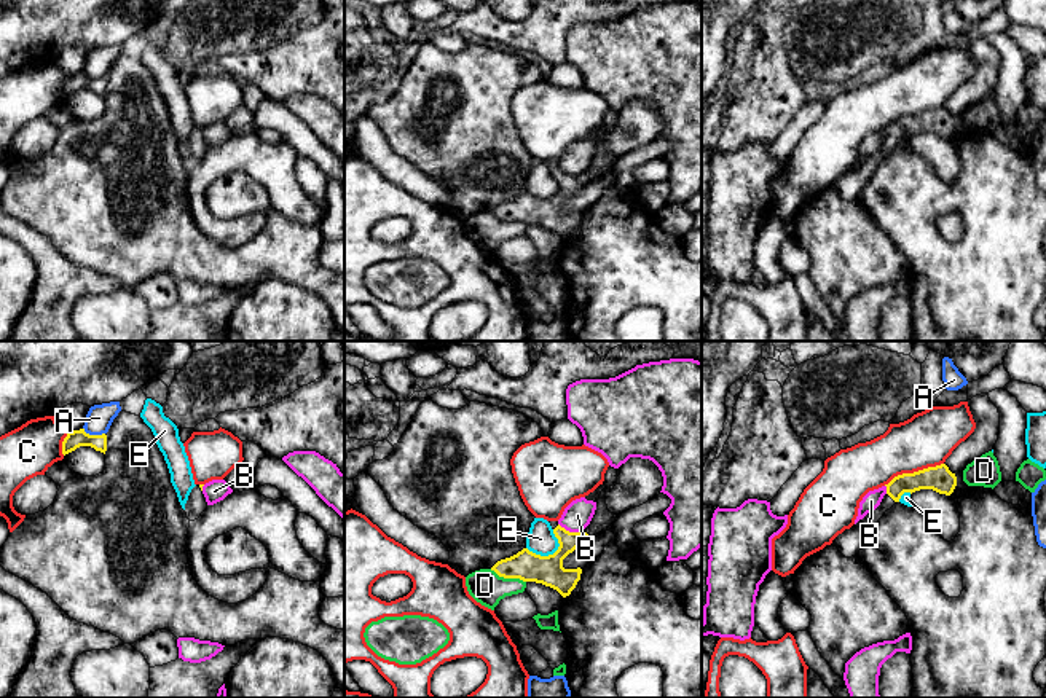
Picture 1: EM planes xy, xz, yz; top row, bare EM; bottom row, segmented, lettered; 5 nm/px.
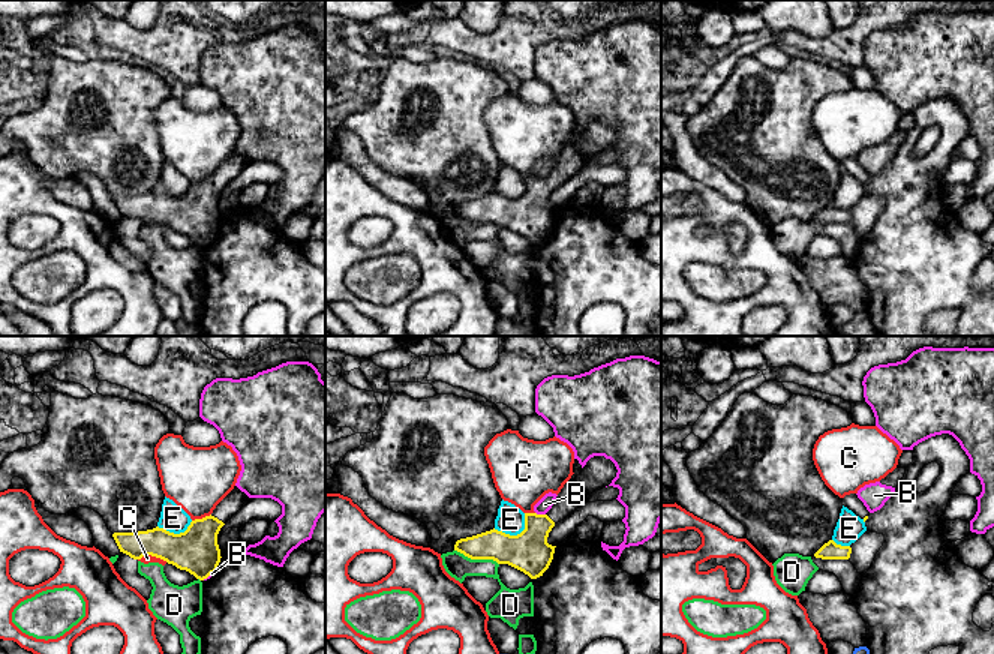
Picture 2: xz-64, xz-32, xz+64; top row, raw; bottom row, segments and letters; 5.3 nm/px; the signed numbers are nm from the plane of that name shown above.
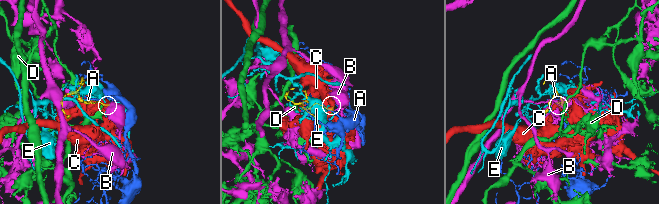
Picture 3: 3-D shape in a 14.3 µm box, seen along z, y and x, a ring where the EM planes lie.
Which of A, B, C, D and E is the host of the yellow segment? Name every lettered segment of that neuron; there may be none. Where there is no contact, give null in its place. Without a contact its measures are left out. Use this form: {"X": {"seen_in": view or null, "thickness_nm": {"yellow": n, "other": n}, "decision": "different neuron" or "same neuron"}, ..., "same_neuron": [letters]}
{"A": {"seen_in": "xy", "thickness_nm": {"yellow": 90, "other": 140}, "decision": "different neuron"}, "B": {"seen_in": "xz", "thickness_nm": {"yellow": 150, "other": 140}, "decision": "different neuron"}, "C": {"seen_in": "yz", "thickness_nm": {"yellow": 140, "other": 280}, "decision": "different neuron"}, "D": {"seen_in": "xz", "thickness_nm": {"yellow": 150, "other": 170}, "decision": "different neuron"}, "E": {"seen_in": "xz", "thickness_nm": {"yellow": 150, "other": 140}, "decision": "different neuron"}, "same_neuron": []}

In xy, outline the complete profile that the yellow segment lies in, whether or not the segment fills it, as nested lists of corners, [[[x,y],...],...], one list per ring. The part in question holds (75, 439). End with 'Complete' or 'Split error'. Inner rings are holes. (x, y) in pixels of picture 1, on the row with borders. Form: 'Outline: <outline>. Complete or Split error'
Outline: [[[85,429],[69,432],[67,437],[62,441],[62,454],[69,454],[75,451],[80,446],[91,446],[96,451],[100,451],[105,454],[107,451],[107,435],[89,435],[85,432]]]. Complete

